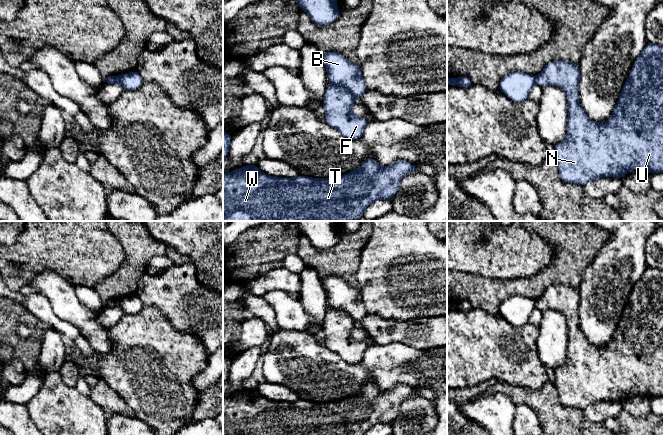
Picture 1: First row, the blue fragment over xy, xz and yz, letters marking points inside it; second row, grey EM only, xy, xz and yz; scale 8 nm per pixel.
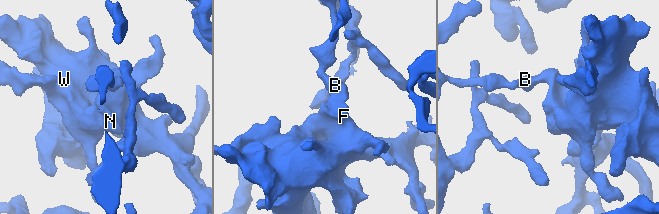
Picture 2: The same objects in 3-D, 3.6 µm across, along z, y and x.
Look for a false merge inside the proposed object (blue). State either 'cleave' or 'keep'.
cleave

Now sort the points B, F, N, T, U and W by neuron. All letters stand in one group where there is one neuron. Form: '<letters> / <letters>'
B / F N T U W

